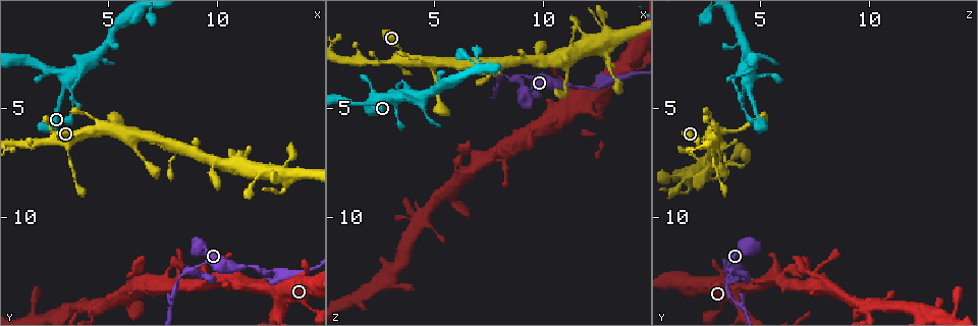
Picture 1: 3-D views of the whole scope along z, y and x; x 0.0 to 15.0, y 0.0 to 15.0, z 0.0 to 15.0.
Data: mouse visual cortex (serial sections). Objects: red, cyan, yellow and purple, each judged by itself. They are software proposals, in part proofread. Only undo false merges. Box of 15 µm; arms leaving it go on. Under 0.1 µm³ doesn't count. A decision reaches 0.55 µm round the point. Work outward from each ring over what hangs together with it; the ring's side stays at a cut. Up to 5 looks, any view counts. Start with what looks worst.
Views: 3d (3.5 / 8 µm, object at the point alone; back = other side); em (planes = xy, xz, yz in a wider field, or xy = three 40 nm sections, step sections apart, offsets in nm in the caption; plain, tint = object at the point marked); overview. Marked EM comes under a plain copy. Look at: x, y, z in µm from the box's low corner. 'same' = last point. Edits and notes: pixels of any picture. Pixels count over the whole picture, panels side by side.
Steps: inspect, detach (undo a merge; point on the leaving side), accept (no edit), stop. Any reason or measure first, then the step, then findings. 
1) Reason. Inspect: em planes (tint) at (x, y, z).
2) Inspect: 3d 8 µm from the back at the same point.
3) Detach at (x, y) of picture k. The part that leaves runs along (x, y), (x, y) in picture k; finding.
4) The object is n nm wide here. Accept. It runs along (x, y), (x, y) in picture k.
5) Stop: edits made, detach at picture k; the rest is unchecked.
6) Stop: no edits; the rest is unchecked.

Sharp bend. Inspect: 3d 3.5 µm at (8.8, 12.5, 3.6).

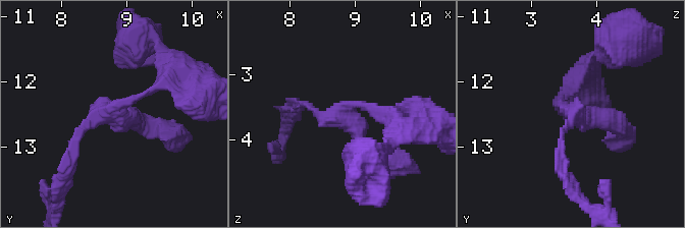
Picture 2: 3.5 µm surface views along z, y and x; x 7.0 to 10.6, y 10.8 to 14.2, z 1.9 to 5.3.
Shape alone is not enough. Inspect: em xy step 5 (tint) at (8.80, 12.45, 3.55).

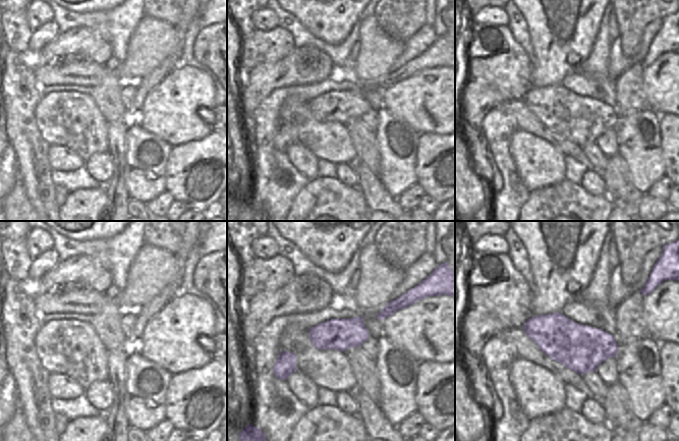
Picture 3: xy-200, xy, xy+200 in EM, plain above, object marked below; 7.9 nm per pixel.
Accept. It runs along (574, 76), (569, 111), (621, 126) in picture 2; one cell here.

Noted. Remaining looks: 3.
Branch point. Inspect: 3d 3.5 µm at (3.5, 6.2, 2.7).

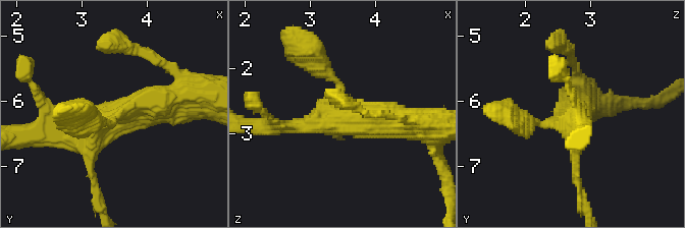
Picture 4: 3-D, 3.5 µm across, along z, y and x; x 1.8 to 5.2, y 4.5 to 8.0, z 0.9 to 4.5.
Need the tissue. Inspect: em planes (tint) at (3.40, 6.30, 2.70).

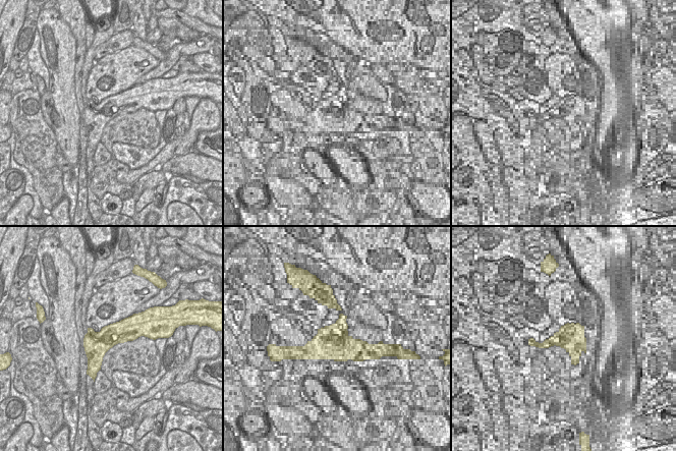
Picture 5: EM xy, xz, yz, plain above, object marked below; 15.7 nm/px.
Accept. One cell here.

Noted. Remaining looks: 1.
Stop: no edits; the rest is unchecked.

